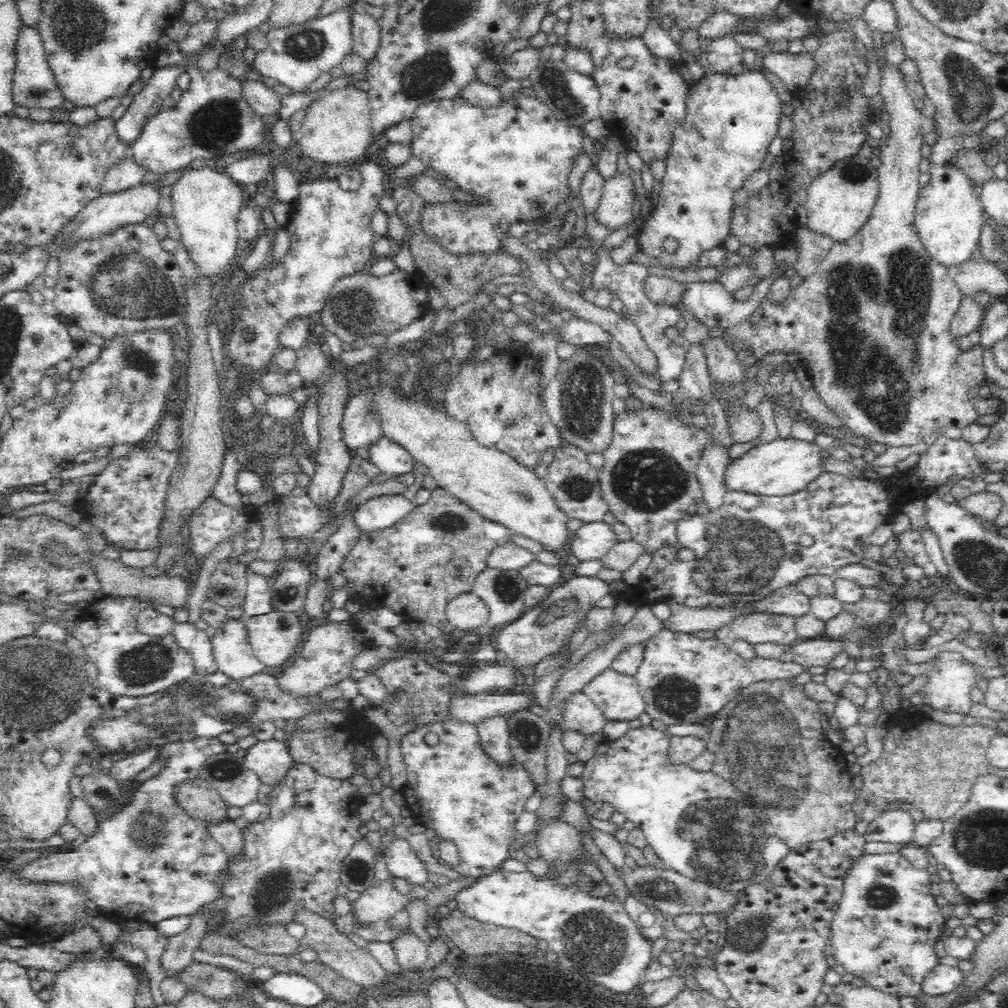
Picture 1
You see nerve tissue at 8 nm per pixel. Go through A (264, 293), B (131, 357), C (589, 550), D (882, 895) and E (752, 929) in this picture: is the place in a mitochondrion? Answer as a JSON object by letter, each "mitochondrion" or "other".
{"A":"other","B":"mitochondrion","C":"other","D":"mitochondrion","E":"mitochondrion"}

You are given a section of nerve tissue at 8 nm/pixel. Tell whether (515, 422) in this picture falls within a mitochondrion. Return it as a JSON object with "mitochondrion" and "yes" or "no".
{"mitochondrion":"yes"}

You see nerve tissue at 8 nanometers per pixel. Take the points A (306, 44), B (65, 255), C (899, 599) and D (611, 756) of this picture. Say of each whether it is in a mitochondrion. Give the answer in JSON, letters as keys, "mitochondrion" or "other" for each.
{"A":"mitochondrion","B":"other","C":"other","D":"other"}

